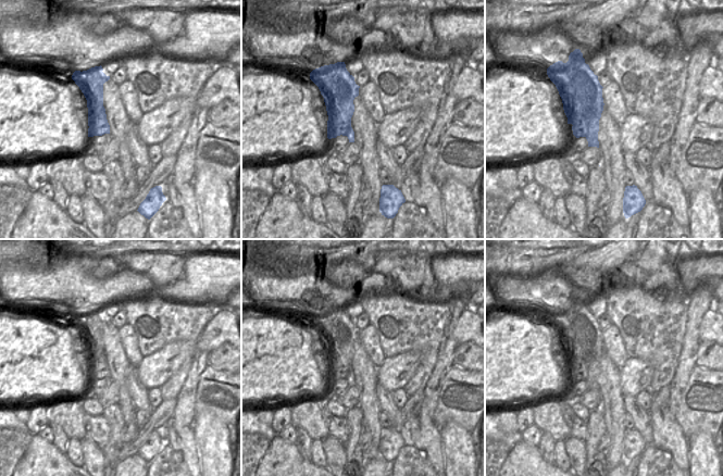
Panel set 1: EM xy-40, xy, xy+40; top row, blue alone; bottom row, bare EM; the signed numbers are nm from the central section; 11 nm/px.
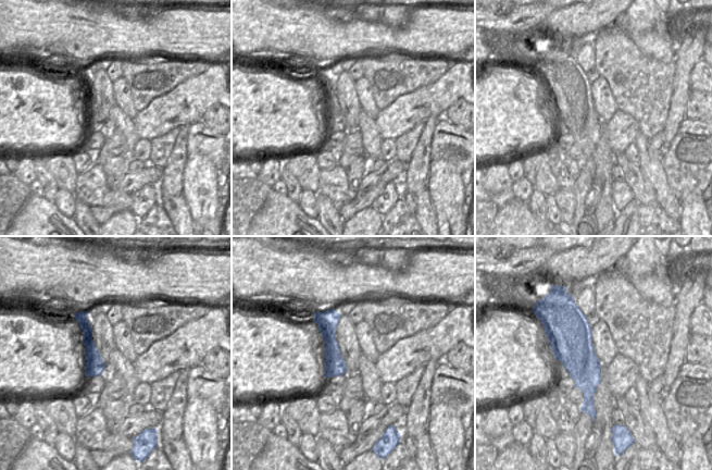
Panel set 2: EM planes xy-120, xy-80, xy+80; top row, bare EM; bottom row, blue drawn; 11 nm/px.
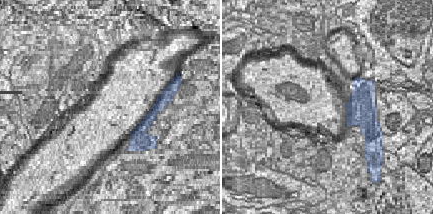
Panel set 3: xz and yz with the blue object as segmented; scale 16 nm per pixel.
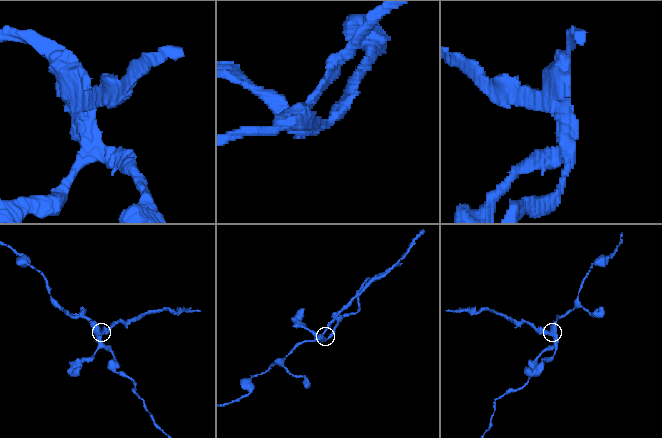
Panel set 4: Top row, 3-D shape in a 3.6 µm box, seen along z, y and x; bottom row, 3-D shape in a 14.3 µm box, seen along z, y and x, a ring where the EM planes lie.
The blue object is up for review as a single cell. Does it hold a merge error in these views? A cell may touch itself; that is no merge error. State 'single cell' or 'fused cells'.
fused cells

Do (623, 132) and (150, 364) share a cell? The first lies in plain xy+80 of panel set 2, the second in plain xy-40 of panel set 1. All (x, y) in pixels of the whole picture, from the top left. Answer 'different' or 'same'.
same

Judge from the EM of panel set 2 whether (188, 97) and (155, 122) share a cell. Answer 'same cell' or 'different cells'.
same cell

